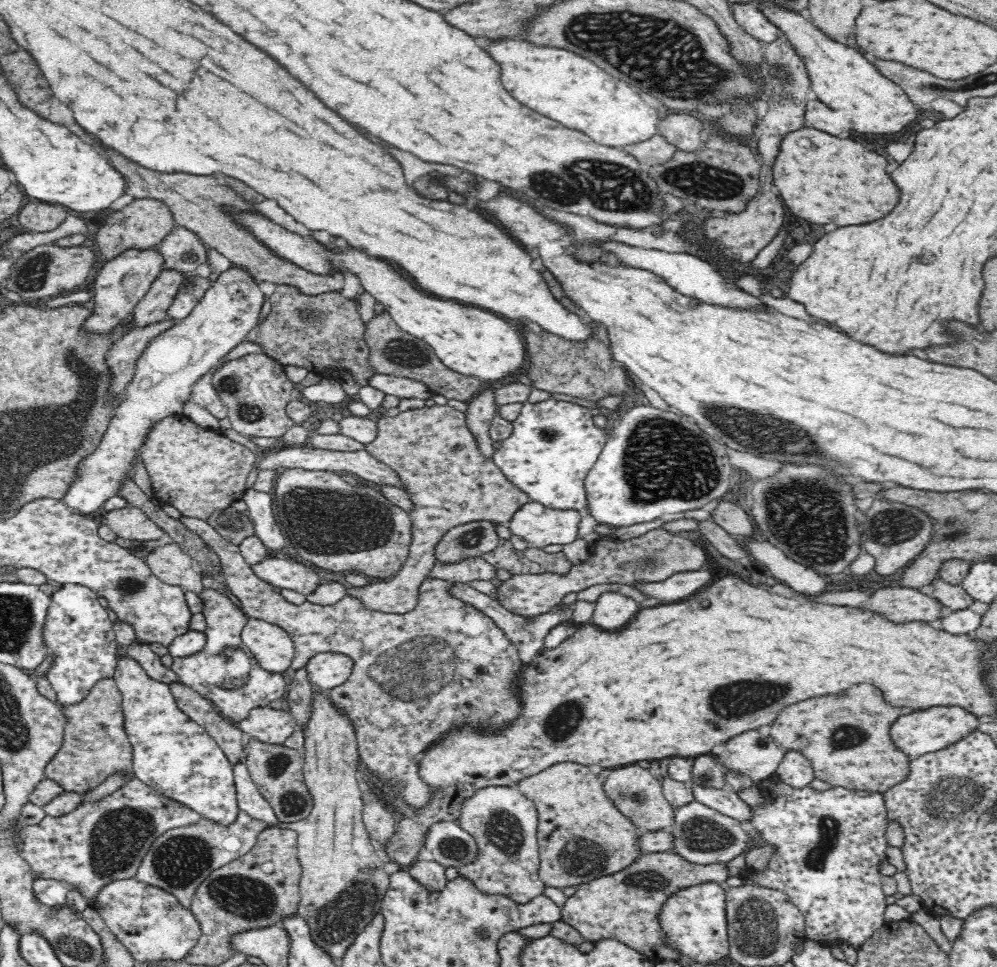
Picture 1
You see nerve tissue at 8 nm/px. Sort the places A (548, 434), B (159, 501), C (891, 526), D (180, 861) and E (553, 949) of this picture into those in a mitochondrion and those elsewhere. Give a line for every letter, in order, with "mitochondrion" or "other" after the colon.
A: mitochondrion
B: other
C: mitochondrion
D: mitochondrion
E: other

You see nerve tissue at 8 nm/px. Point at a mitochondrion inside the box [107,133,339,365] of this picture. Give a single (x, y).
(310, 316)

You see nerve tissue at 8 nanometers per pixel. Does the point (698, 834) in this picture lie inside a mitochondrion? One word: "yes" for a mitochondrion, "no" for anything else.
yes

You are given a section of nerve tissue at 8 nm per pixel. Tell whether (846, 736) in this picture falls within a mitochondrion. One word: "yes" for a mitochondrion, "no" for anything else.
yes

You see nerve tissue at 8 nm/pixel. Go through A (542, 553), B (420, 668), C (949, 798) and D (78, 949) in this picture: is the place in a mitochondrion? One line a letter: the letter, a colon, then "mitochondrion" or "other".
A: other
B: mitochondrion
C: mitochondrion
D: mitochondrion

